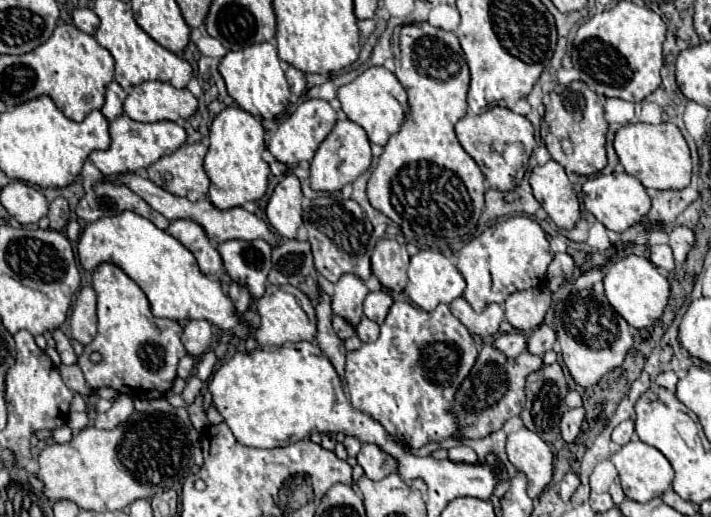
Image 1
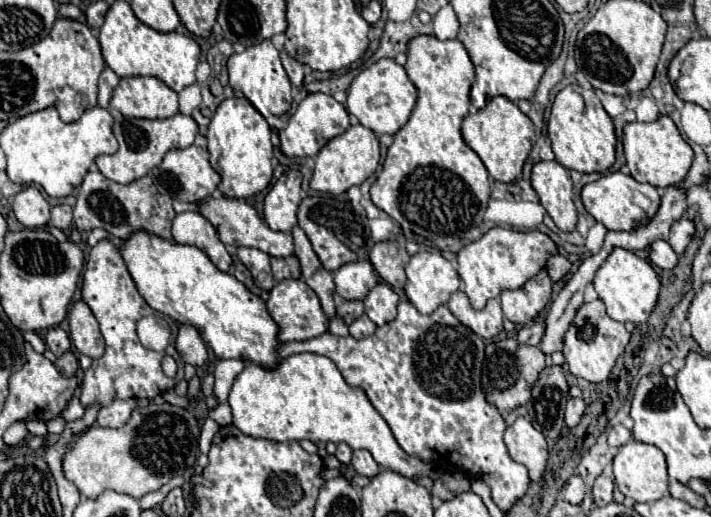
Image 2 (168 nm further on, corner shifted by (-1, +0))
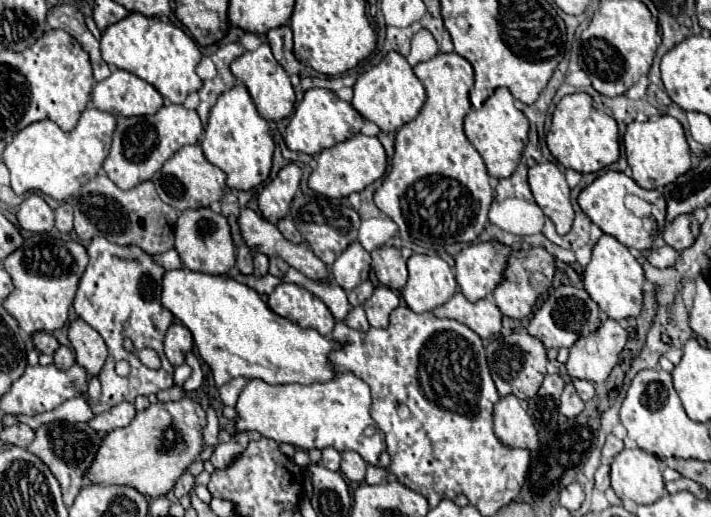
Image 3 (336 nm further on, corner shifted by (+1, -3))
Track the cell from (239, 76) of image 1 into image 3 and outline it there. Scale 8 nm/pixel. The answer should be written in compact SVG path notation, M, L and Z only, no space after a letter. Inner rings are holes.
M261 43L255 51L247 51L241 57L237 57L231 63L231 71L247 87L247 91L249 91L249 95L251 95L251 99L253 99L253 103L255 103L261 117L271 119L271 121L281 121L281 119L285 119L285 117L289 117L293 113L295 93L293 93L289 75L273 59L269 43Z

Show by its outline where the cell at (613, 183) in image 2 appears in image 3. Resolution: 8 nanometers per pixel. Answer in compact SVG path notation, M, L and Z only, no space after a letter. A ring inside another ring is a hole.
M607 171L603 175L599 175L591 185L587 185L579 197L577 197L577 203L581 205L581 209L585 211L585 215L607 235L613 235L617 241L621 241L623 245L627 247L635 247L639 251L647 251L651 247L651 233L649 229L645 229L645 221L635 217L633 213L629 213L623 205L623 199L627 193L633 193L633 195L639 195L641 199L649 201L653 205L653 217L663 217L665 215L665 199L659 191L647 191L647 189L641 189L631 177L627 177L625 173L619 173L619 171Z

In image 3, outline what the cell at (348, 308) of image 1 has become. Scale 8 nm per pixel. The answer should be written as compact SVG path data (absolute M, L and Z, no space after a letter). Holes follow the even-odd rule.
M353 243L335 259L331 271L335 283L345 291L351 291L369 279L369 267L371 255L359 243Z

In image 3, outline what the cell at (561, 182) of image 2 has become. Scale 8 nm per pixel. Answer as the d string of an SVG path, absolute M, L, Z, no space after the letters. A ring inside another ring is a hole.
M537 163L529 169L529 185L535 203L555 223L557 233L569 233L573 223L573 207L565 173L555 163Z

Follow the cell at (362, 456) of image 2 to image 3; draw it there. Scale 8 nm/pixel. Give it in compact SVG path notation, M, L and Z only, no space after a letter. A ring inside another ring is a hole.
M345 451L341 457L343 457L341 475L345 475L349 481L355 481L355 483L365 481L367 463L363 461L363 457L359 453L355 453L355 451Z

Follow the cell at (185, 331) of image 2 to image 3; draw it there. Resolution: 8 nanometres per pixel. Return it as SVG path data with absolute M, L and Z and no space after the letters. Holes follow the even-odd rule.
M181 323L169 327L165 335L165 355L174 368L185 363L185 355L193 349L193 335Z

